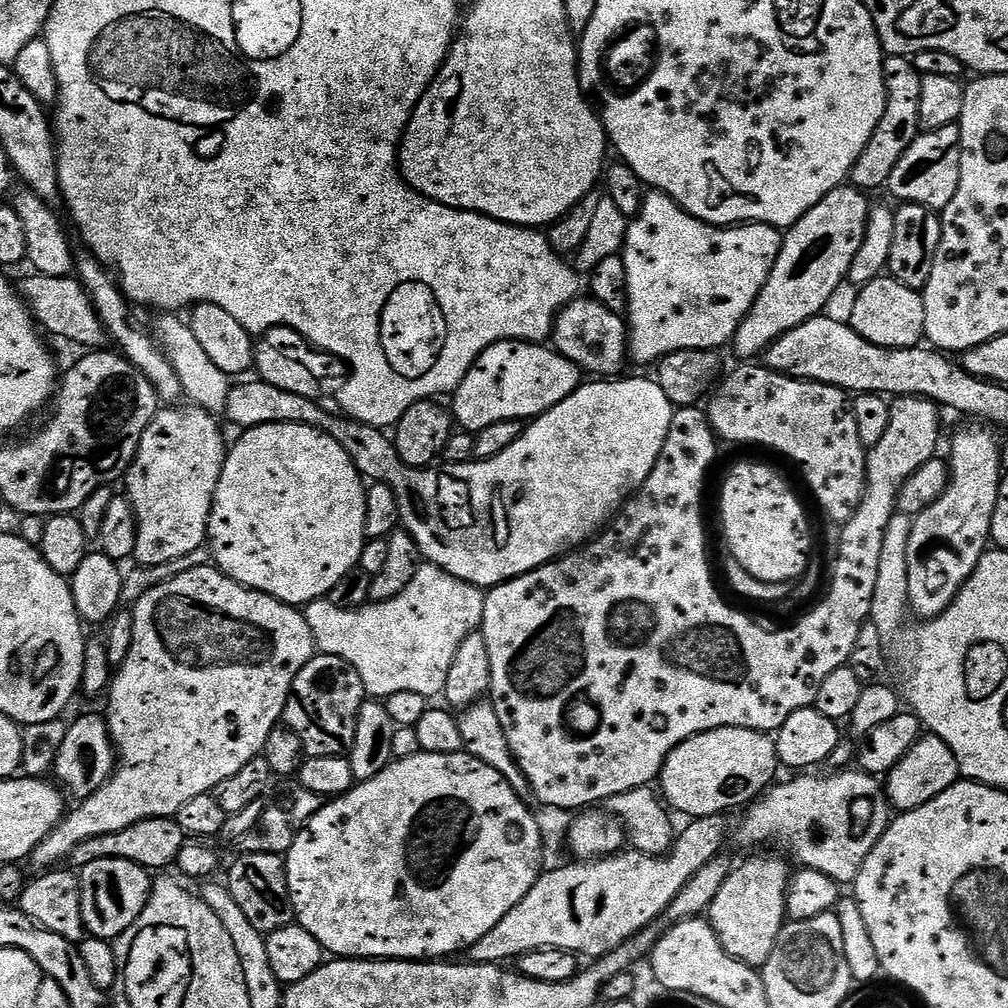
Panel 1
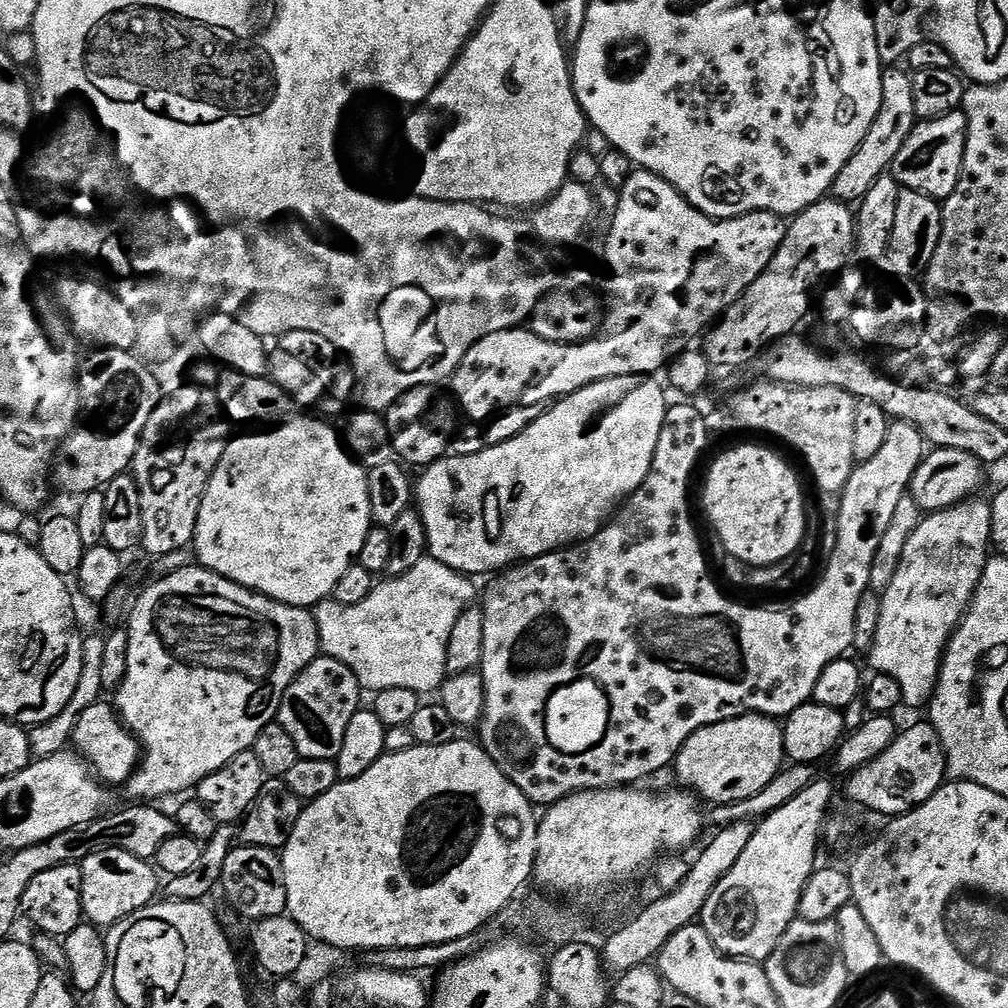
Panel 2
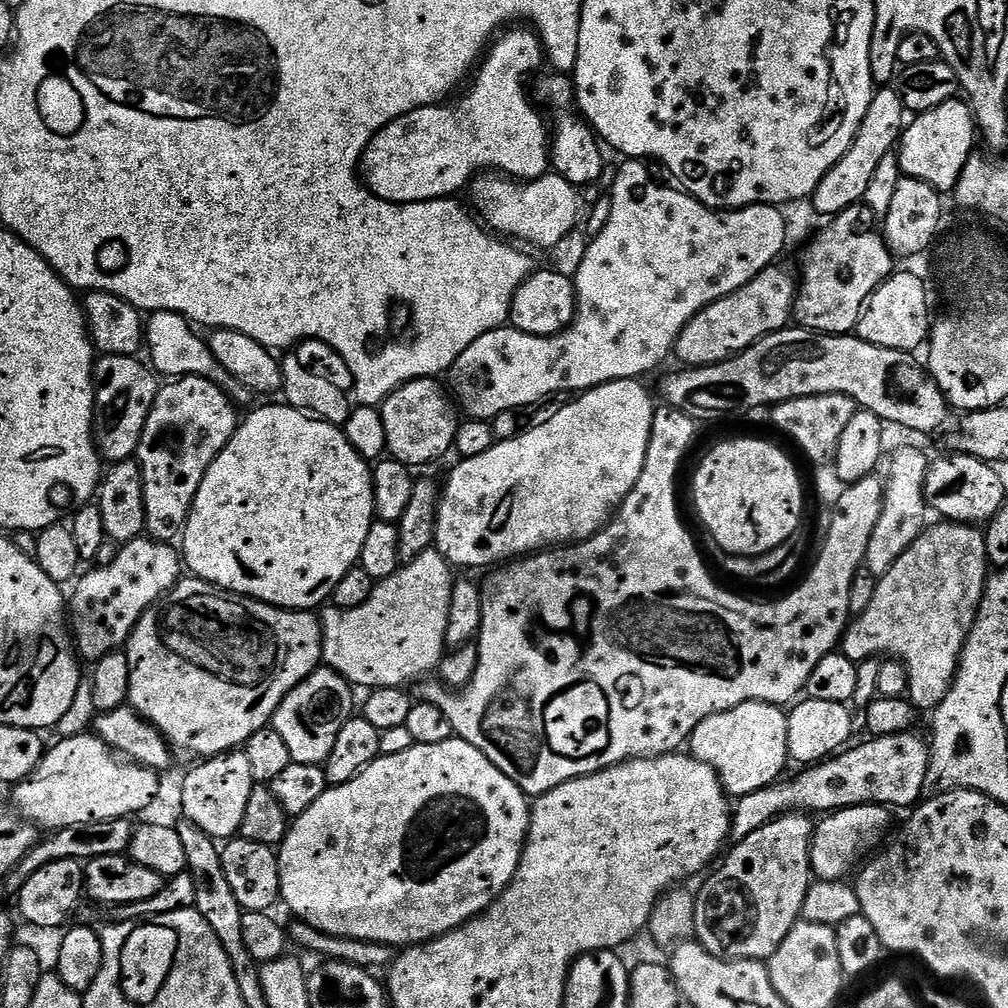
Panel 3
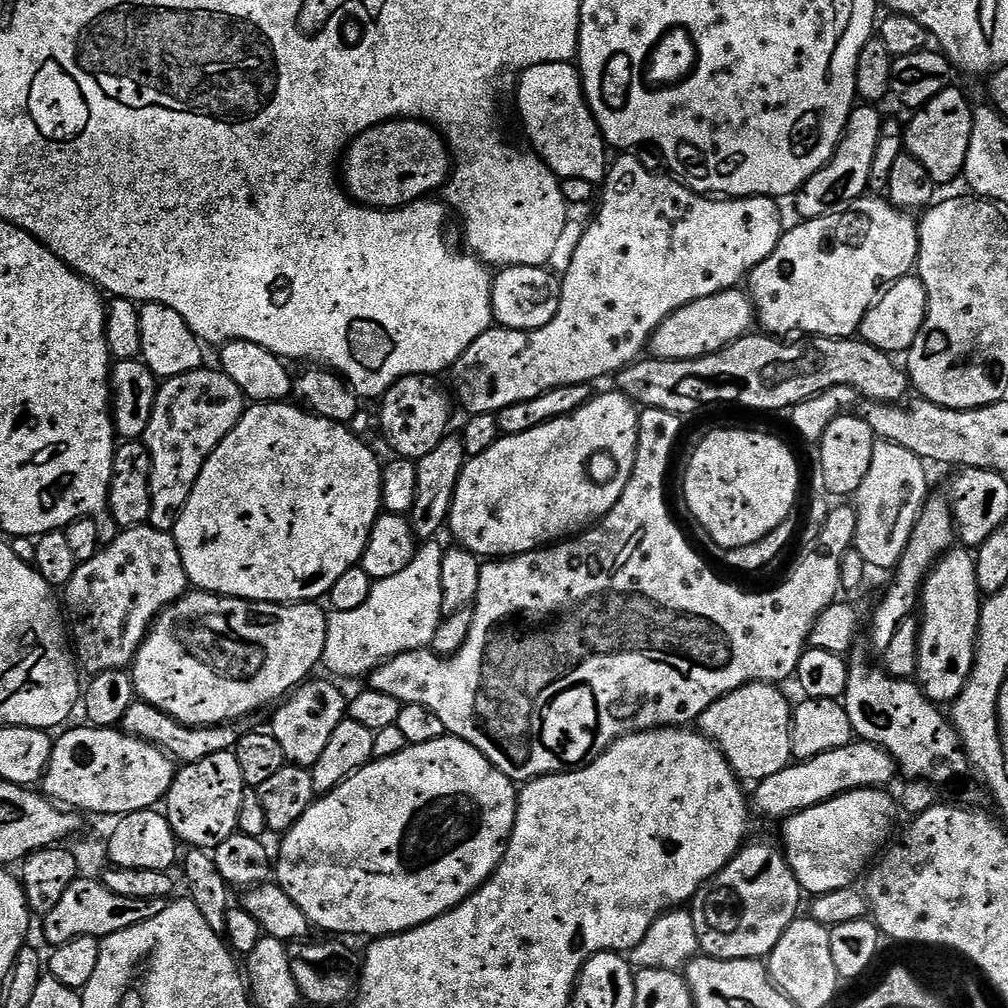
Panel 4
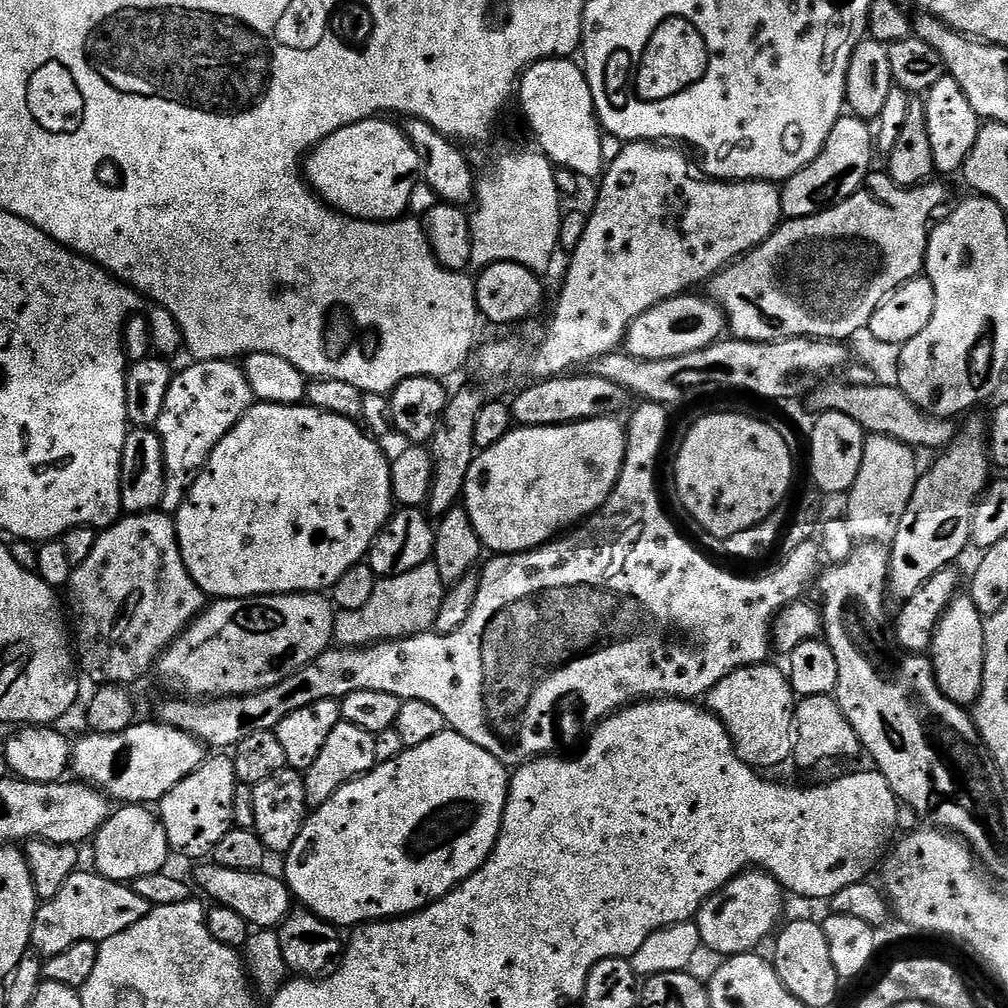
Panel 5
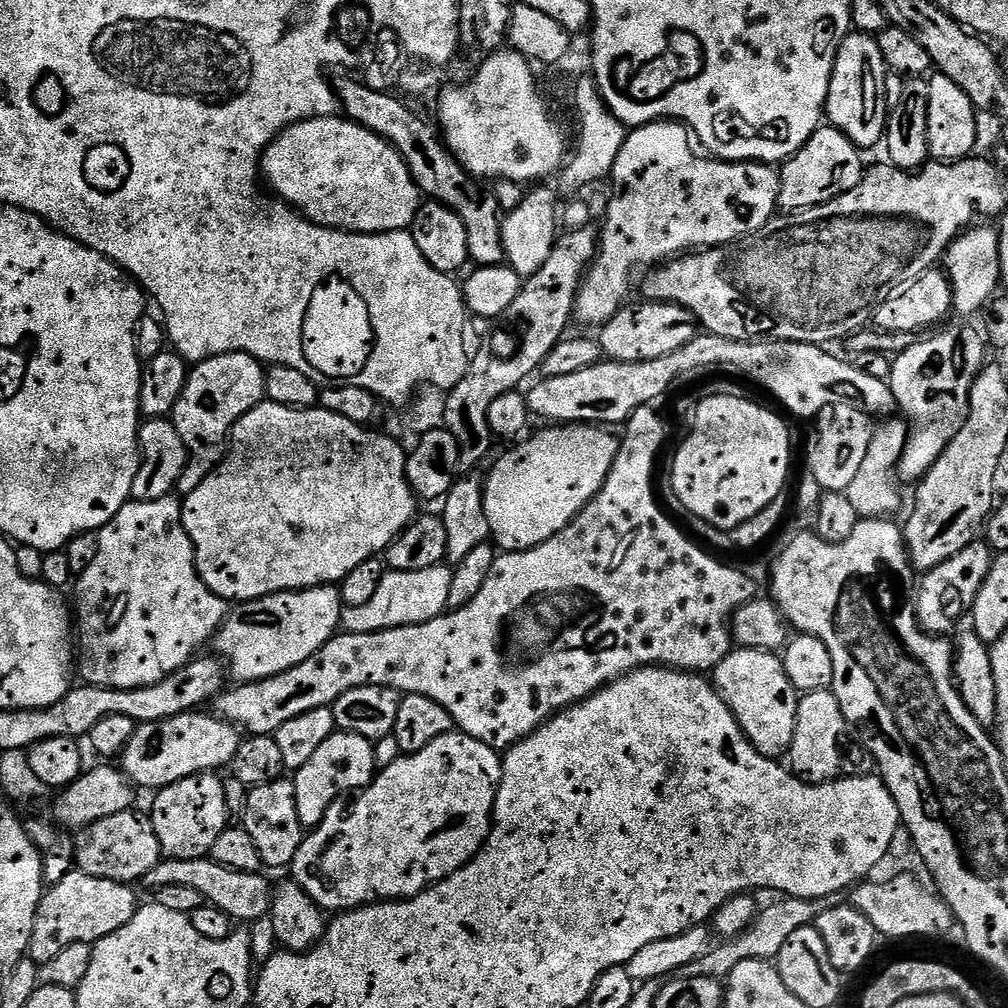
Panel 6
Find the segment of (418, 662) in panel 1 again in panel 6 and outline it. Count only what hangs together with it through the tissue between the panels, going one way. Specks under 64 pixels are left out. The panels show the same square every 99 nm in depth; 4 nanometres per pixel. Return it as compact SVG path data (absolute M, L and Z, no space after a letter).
M444 564L434 566L430 570L385 571L374 598L370 598L370 602L366 602L366 606L343 609L343 631L366 634L367 632L385 632L391 628L430 622L448 608L452 573L453 569Z

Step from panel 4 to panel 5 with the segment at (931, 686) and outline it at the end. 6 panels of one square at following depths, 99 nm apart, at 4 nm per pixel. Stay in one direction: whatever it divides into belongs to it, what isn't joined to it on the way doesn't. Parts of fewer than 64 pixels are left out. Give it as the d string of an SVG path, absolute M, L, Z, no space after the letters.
M958 594L944 611L944 617L932 635L930 659L938 686L950 702L961 706L975 704L982 690L982 670L986 658L984 621L985 617L981 616L978 606L974 606L971 595Z

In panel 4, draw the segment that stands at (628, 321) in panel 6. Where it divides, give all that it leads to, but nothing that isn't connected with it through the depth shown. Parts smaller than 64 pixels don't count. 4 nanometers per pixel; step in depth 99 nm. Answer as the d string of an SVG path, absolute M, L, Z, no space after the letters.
M739 287L727 288L724 292L698 298L698 302L690 302L674 310L674 314L666 317L662 326L654 330L650 352L657 360L693 360L709 356L725 348L727 344L733 344L749 335L753 331L755 320L756 311L747 291Z

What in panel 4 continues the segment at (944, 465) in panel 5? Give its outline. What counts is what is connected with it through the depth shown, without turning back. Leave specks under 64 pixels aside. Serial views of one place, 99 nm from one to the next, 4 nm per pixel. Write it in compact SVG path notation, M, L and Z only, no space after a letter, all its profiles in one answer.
M929 495L924 505L921 506L920 516L909 536L909 542L902 550L902 556L894 567L896 577L892 585L884 592L884 597L876 604L872 612L872 637L868 644L876 658L883 657L885 650L890 647L894 633L898 626L908 616L917 611L922 600L922 589L929 572L932 571L937 560L957 543L956 521L952 519L952 506L943 495Z

